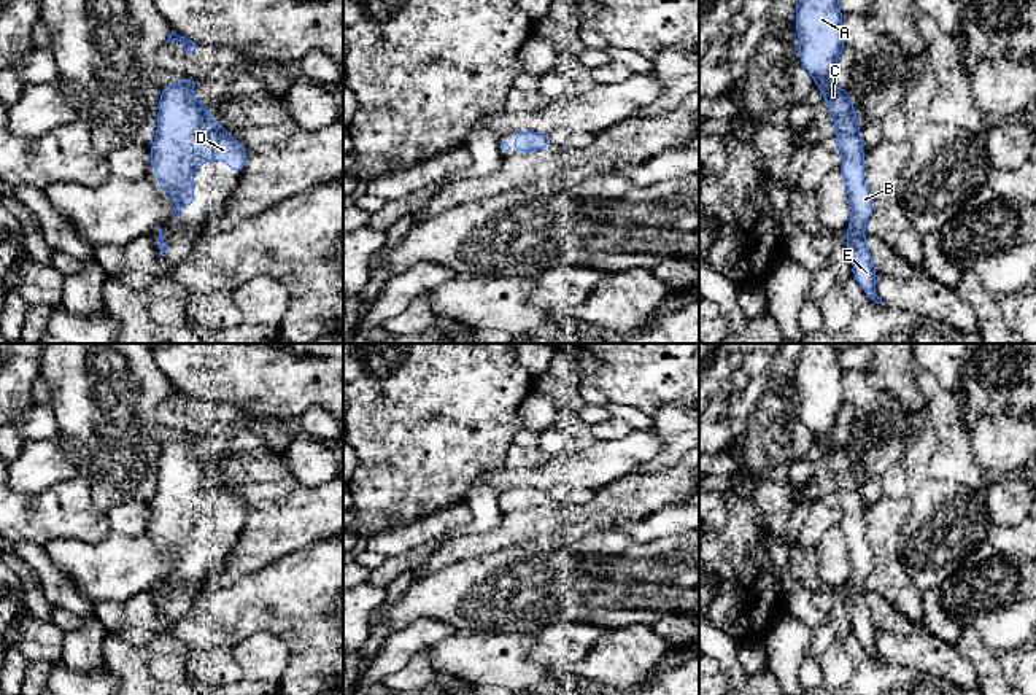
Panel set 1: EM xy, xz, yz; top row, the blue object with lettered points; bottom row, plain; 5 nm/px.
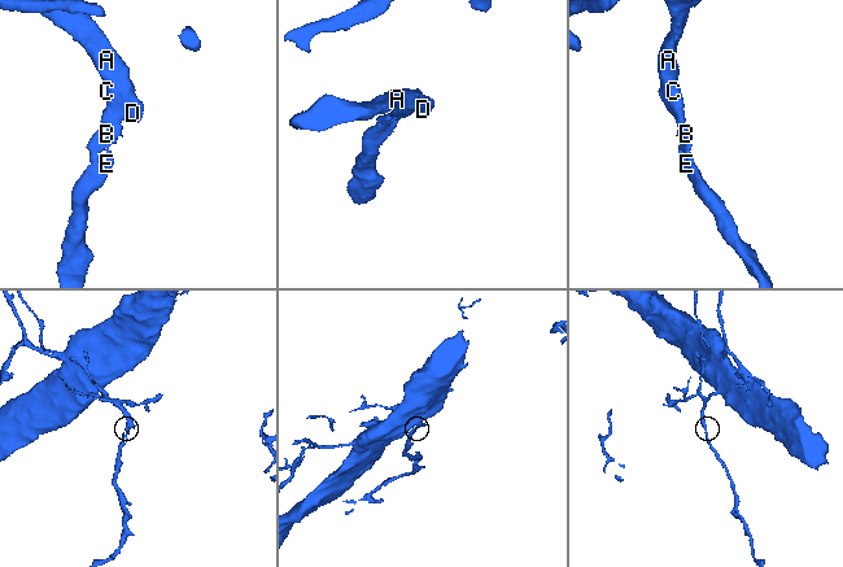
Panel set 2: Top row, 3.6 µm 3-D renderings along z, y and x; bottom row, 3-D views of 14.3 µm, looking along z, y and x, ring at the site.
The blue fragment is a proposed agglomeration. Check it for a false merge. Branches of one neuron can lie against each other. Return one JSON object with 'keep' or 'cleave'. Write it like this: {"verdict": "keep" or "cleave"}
{"verdict": "keep"}

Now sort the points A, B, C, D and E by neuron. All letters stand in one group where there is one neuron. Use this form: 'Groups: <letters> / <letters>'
Groups: A B C D E

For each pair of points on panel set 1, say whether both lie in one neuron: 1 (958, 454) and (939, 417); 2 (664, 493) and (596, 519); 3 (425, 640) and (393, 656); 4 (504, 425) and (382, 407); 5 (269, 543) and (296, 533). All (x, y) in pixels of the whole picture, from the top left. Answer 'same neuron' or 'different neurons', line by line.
1: same neuron
2: same neuron
3: same neuron
4: same neuron
5: same neuron

